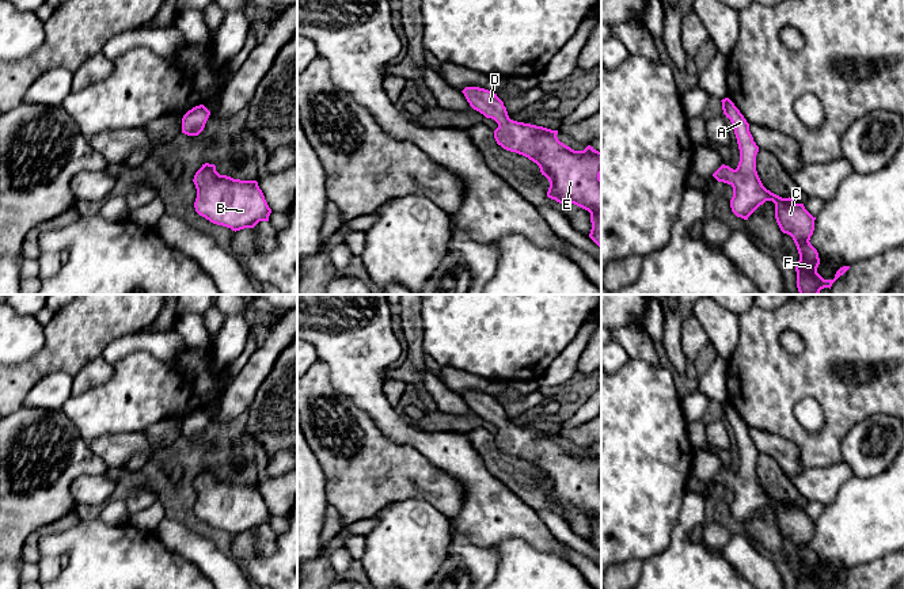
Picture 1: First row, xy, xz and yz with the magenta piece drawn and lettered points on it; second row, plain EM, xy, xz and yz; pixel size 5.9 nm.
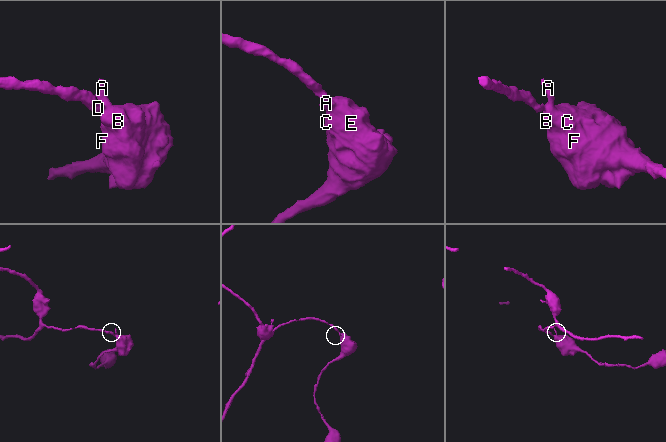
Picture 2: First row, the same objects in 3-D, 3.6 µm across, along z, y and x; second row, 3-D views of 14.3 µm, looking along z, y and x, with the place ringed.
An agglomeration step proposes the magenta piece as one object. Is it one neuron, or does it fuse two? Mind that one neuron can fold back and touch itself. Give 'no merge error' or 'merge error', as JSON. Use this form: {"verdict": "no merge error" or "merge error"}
{"verdict": "no merge error"}

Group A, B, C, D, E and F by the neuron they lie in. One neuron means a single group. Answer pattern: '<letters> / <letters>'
A B C D E F

